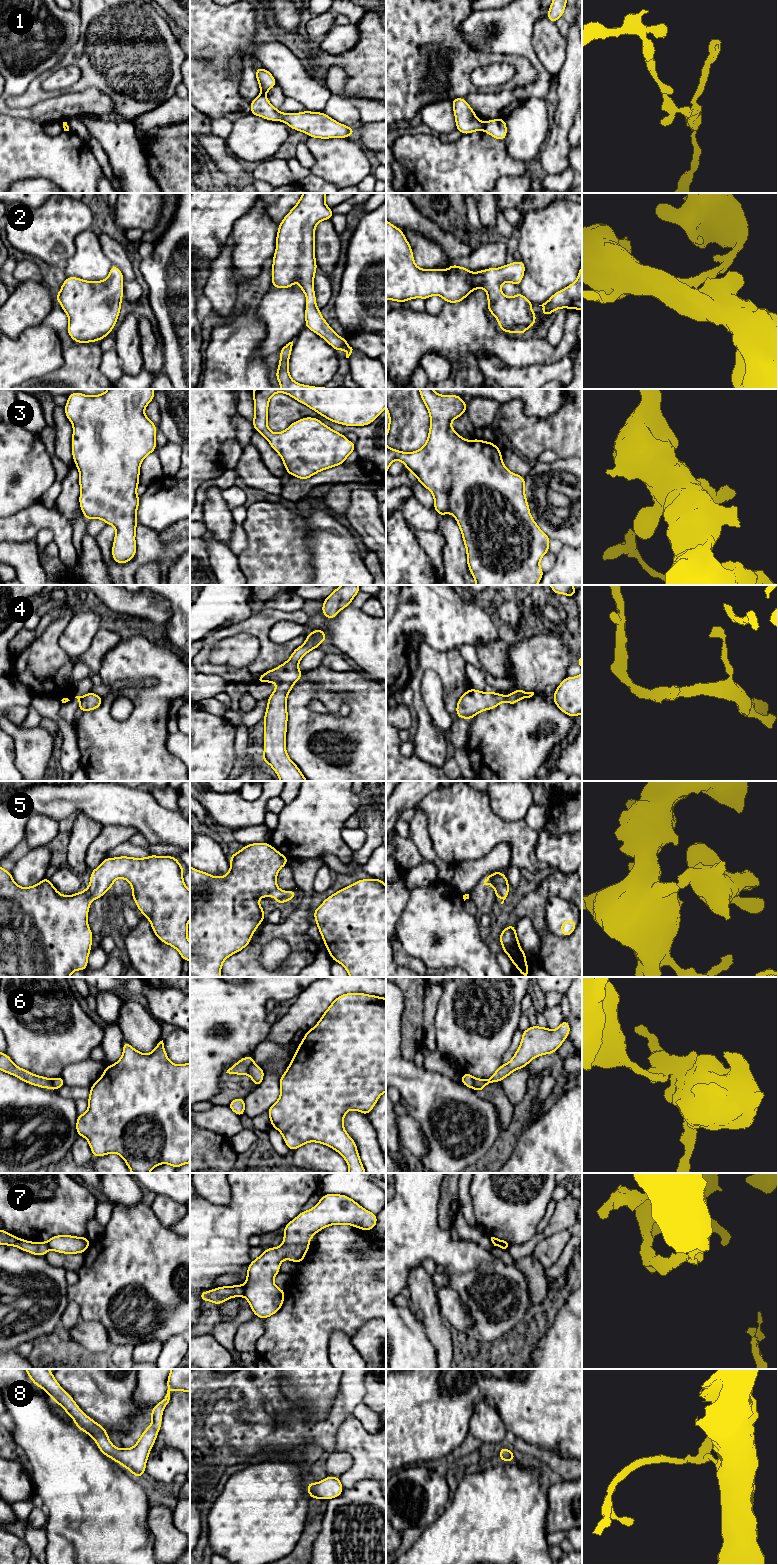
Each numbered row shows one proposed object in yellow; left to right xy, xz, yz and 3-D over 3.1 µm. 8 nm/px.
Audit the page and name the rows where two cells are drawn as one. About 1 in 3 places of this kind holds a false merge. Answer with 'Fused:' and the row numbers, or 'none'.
Fused: 1, 6, 7

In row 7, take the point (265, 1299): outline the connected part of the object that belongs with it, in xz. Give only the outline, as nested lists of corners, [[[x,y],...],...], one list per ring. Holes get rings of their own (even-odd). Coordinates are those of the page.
[[[324,1194],[312,1209],[302,1211],[284,1227],[284,1239],[279,1247],[265,1249],[249,1264],[243,1296],[255,1316],[265,1320],[283,1305],[285,1289],[279,1289],[273,1281],[280,1272],[281,1262],[287,1259],[301,1263],[310,1239],[318,1231],[341,1224],[369,1231],[377,1225],[377,1215],[346,1195]]]

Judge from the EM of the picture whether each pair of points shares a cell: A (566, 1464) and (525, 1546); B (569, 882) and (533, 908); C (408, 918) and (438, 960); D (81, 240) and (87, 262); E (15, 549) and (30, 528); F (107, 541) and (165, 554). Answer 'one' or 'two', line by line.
A: two
B: one
C: one
D: one
E: two
F: one

